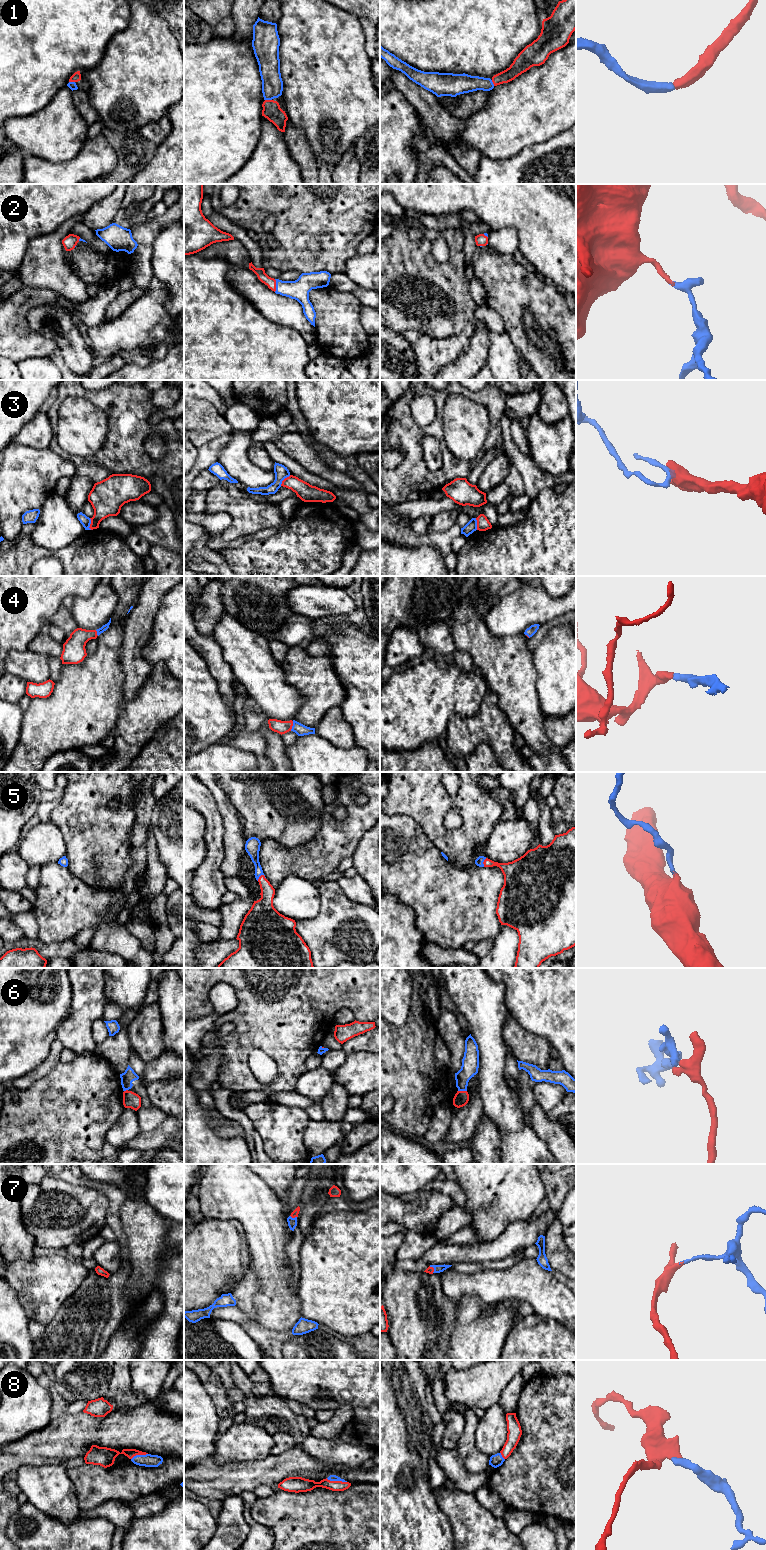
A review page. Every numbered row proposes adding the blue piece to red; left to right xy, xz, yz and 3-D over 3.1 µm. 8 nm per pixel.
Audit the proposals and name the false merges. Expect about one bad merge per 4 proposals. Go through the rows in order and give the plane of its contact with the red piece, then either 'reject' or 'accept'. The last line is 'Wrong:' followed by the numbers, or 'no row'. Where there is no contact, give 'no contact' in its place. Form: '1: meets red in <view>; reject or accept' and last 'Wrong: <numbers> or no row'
1: meets red in xz; accept
2: meets red in xz; accept
3: meets red in xz; reject
4: meets red in xz; accept
5: meets red in xz; accept
6: meets red in yz; reject
7: meets red in xz; accept
8: meets red in xz; accept
Wrong: 3, 6

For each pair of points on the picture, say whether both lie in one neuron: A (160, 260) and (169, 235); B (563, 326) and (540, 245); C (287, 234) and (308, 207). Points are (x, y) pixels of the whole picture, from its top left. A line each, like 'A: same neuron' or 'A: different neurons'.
A: same neuron
B: different neurons
C: same neuron

